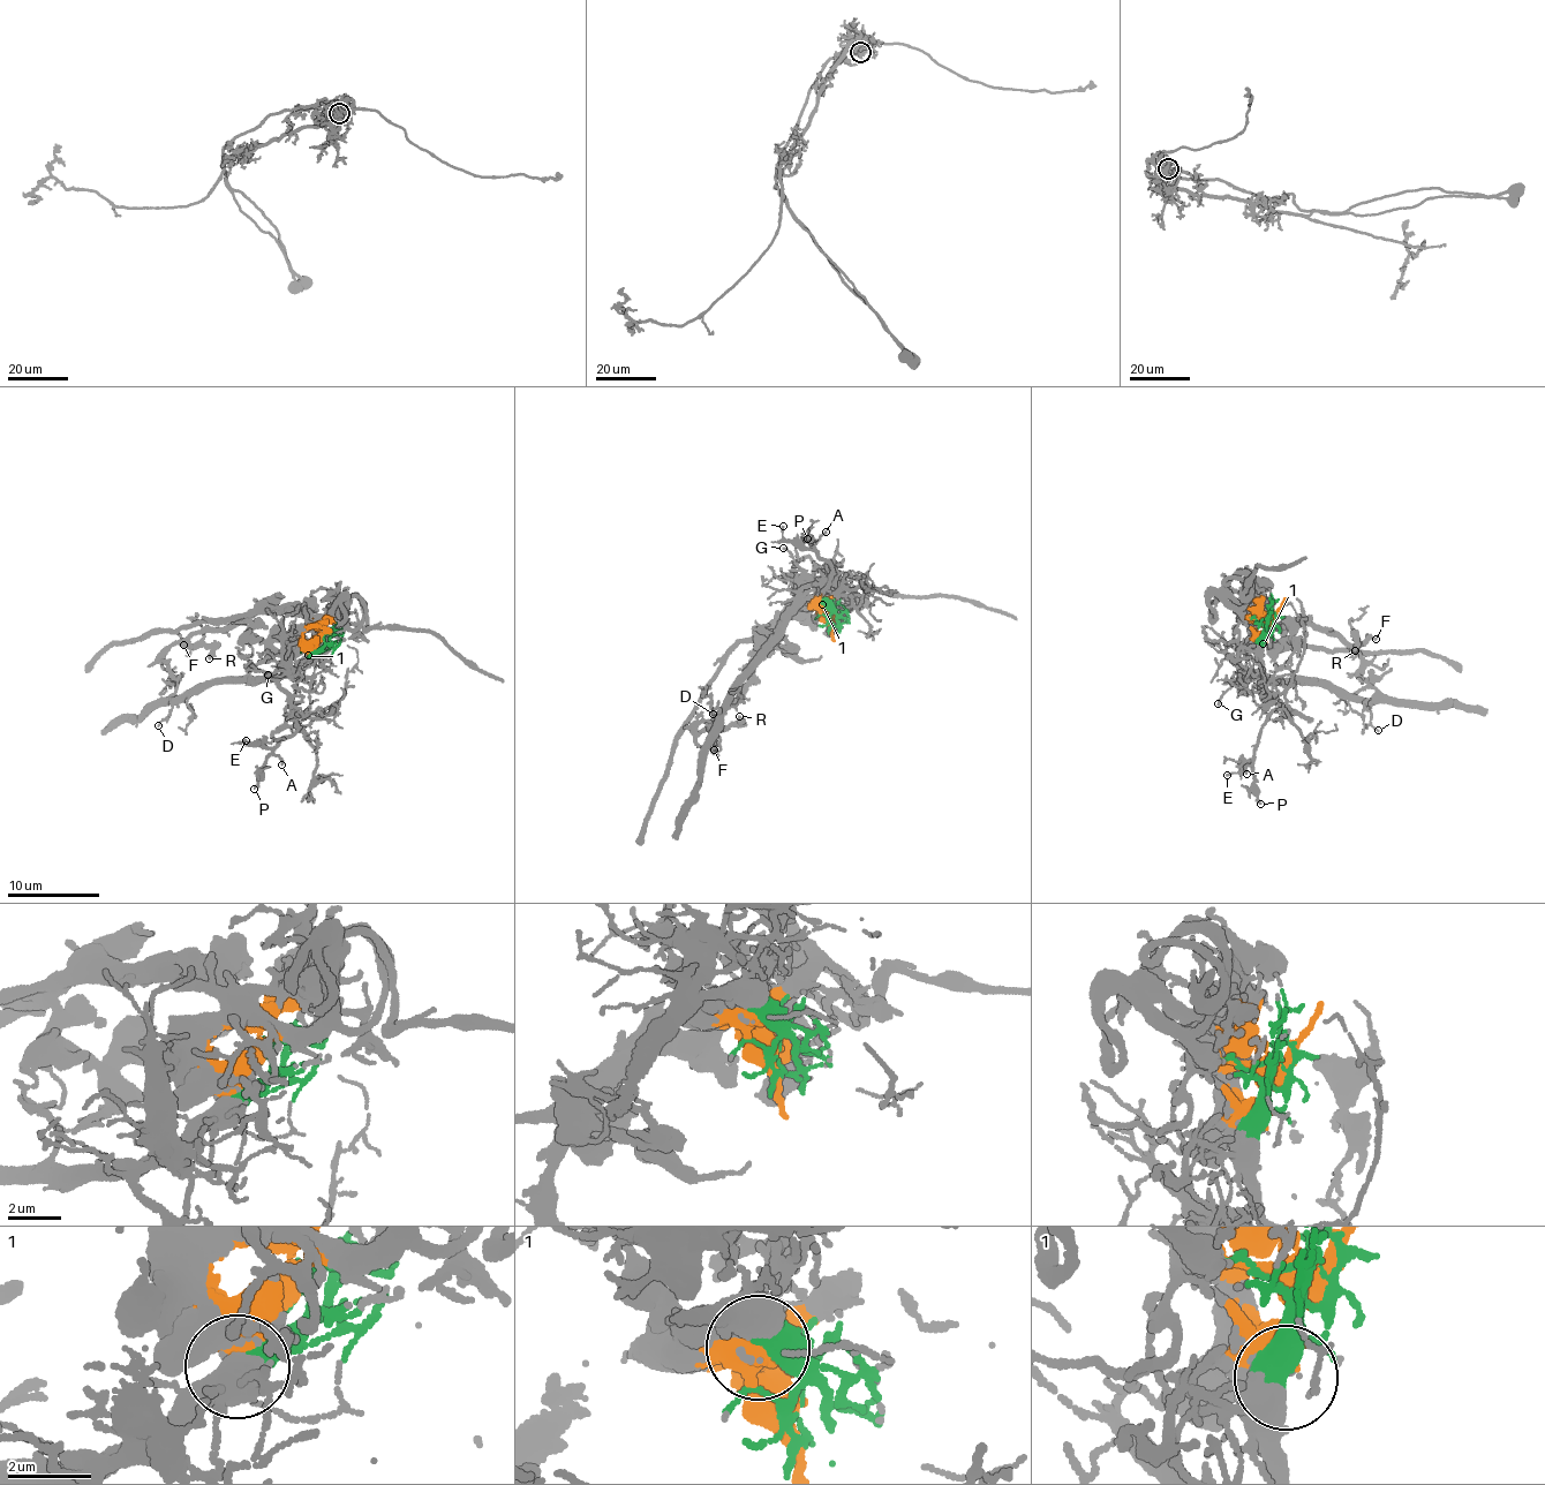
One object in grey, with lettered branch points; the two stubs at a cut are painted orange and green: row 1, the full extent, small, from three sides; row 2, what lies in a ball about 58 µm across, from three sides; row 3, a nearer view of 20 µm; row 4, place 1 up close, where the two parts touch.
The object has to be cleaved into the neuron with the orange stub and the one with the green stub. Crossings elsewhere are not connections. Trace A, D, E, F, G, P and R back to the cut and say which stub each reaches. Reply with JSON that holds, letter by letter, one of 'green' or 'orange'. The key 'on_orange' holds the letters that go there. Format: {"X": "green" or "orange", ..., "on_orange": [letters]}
{"A": "green", "D": "green", "E": "green", "F": "orange", "G": "green", "P": "green", "R": "orange", "on_orange": ["F", "R"]}

